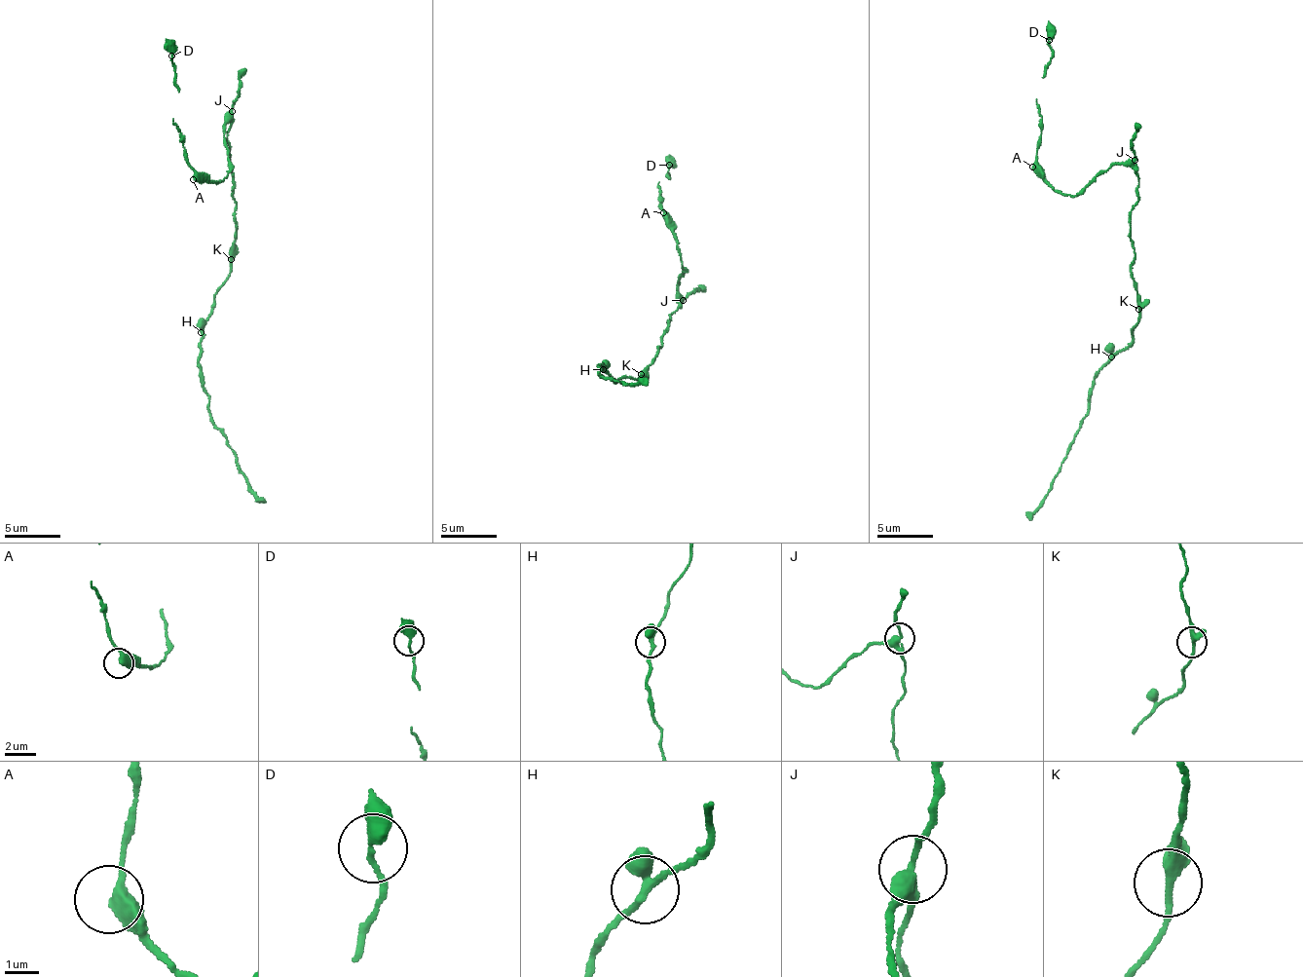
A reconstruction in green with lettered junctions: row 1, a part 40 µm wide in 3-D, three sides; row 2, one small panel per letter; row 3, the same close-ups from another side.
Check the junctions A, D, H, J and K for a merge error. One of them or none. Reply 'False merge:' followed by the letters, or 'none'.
False merge: none

